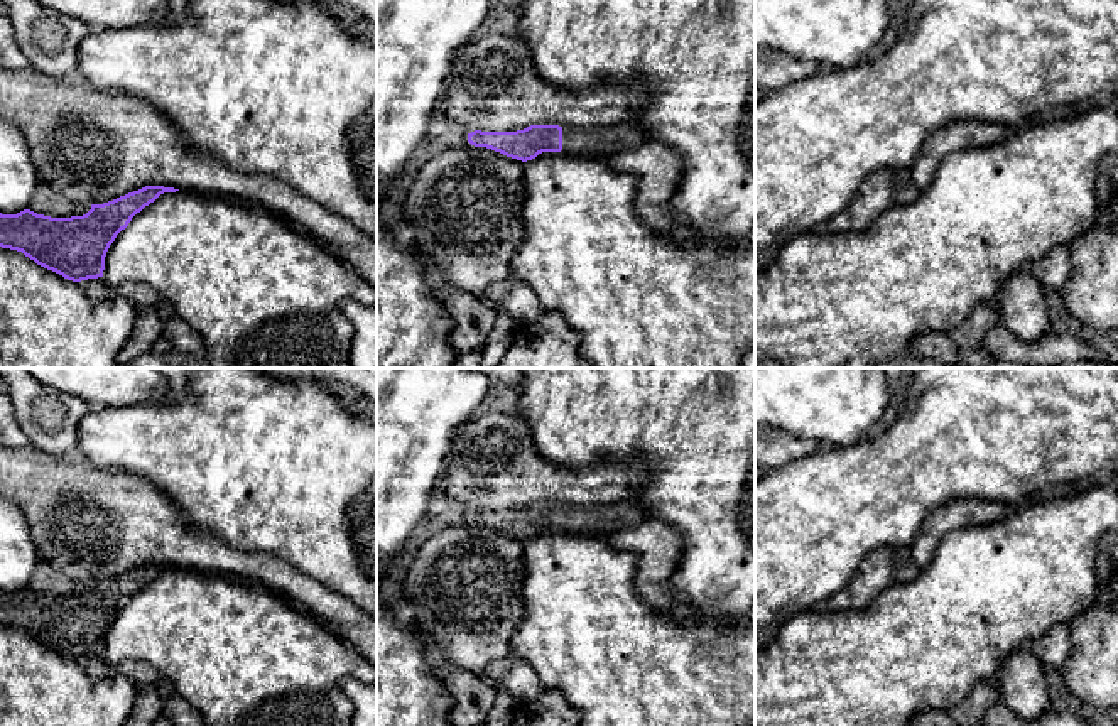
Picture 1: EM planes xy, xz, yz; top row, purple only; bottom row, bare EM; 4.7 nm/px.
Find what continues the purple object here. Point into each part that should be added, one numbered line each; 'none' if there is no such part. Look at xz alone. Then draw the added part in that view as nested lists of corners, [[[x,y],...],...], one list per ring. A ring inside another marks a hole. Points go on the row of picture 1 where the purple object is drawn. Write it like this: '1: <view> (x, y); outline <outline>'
1: xz (629, 135); outline [[[633,122],[613,127],[562,128],[562,150],[588,155],[632,150],[650,142],[649,133]]]

